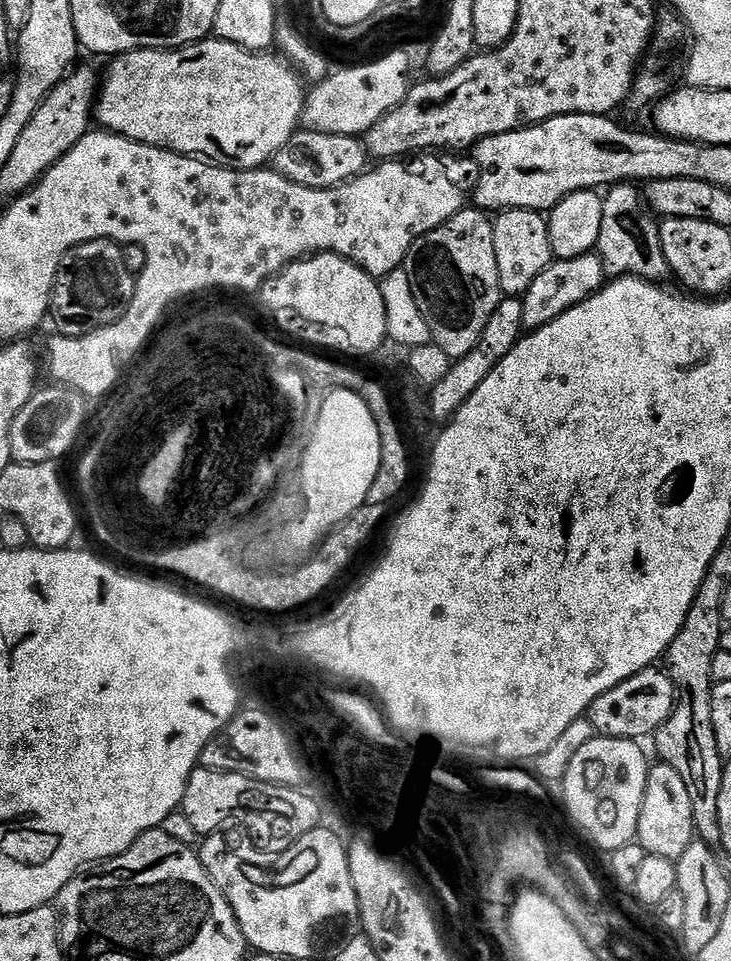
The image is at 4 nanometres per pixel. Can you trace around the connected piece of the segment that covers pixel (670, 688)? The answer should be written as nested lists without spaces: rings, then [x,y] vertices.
[[[653,666],[626,678],[626,682],[606,690],[598,698],[594,698],[594,702],[588,707],[586,719],[594,726],[597,737],[608,736],[611,740],[635,740],[640,742],[643,741],[643,736],[651,737],[664,725],[666,718],[670,718],[675,705],[674,682],[663,667]]]

